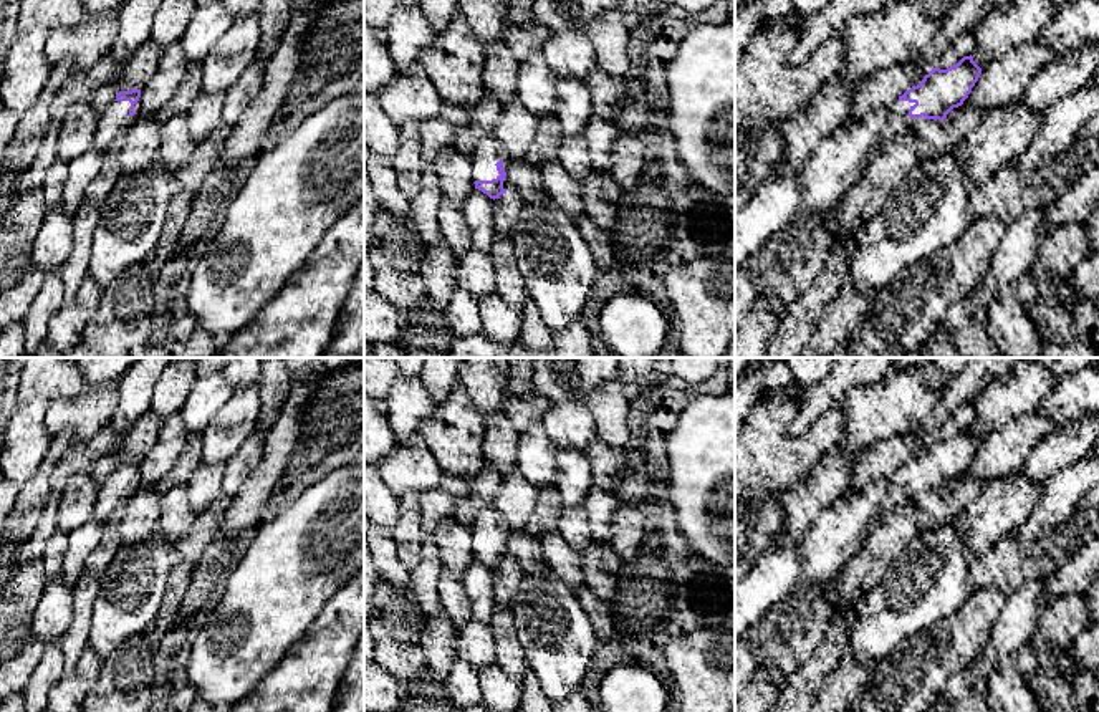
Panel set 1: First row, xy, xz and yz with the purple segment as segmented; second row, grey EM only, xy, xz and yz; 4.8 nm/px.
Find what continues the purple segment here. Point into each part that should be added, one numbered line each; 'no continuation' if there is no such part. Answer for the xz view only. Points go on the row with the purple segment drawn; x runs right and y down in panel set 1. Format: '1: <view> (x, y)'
1: xz (489, 149)

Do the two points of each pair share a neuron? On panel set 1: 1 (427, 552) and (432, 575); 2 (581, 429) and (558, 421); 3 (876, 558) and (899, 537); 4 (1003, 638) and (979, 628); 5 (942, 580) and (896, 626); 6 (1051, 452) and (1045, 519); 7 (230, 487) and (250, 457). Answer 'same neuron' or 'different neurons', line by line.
1: same neuron
2: same neuron
3: same neuron
4: different neurons
5: same neuron
6: different neurons
7: same neuron

